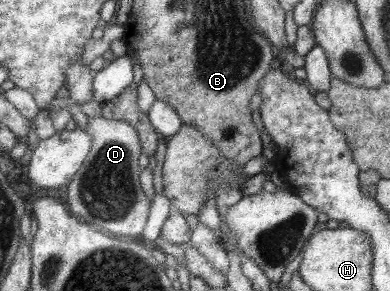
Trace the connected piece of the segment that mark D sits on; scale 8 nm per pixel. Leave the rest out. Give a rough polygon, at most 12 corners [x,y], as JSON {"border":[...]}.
{"border":[[86,121],[90,149],[63,188],[70,213],[136,237],[148,201],[137,130]]}

